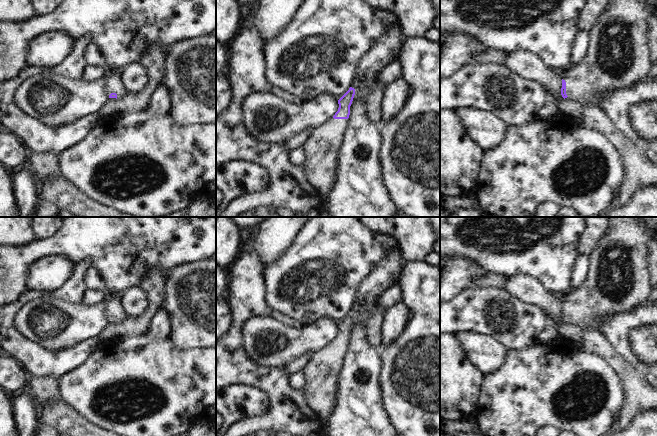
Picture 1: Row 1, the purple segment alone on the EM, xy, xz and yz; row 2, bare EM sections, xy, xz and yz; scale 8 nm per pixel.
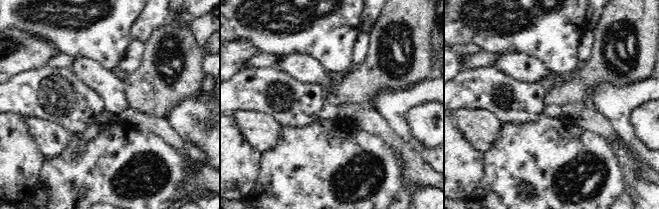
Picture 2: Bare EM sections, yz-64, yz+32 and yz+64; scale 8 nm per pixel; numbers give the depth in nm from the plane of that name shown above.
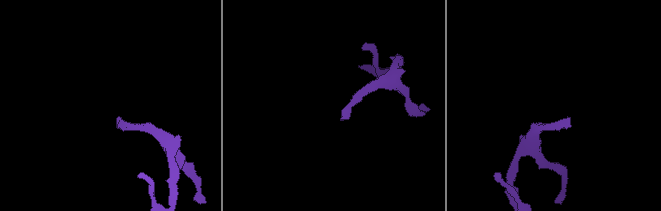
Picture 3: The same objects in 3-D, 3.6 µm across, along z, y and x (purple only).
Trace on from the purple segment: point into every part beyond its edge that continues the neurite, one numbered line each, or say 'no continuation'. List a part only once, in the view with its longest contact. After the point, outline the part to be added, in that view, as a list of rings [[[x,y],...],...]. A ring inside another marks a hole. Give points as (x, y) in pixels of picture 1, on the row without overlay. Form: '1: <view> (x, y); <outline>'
1: yz (618, 280); [[[610,217],[608,227],[590,256],[590,268],[586,281],[578,288],[571,289],[562,296],[566,306],[566,318],[570,324],[581,328],[600,331],[600,324],[608,316],[631,311],[638,305],[652,299],[650,270],[648,261],[649,242],[657,231],[643,223],[642,217]]]

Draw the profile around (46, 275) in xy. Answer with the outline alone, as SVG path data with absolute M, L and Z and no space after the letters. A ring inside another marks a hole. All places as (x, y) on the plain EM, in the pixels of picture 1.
M46 256L31 264L27 290L50 294L63 286L74 271L75 264L63 256Z

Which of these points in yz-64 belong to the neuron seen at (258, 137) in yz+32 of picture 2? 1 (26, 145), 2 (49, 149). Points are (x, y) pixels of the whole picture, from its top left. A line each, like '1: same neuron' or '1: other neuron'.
1: other neuron
2: same neuron

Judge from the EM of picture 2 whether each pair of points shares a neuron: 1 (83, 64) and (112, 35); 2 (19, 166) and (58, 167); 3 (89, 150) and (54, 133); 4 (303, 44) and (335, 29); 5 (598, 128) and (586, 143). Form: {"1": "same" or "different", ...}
{"1": "different", "2": "different", "3": "different", "4": "same", "5": "different"}

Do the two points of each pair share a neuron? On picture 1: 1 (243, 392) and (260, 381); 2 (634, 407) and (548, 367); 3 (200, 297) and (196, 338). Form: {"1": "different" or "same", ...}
{"1": "different", "2": "different", "3": "same"}

